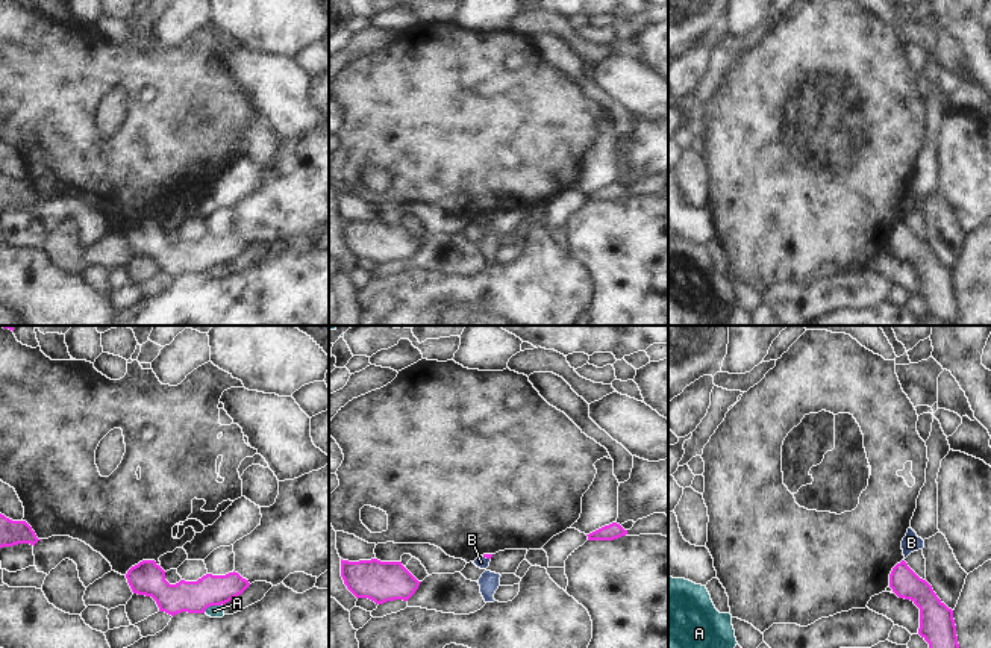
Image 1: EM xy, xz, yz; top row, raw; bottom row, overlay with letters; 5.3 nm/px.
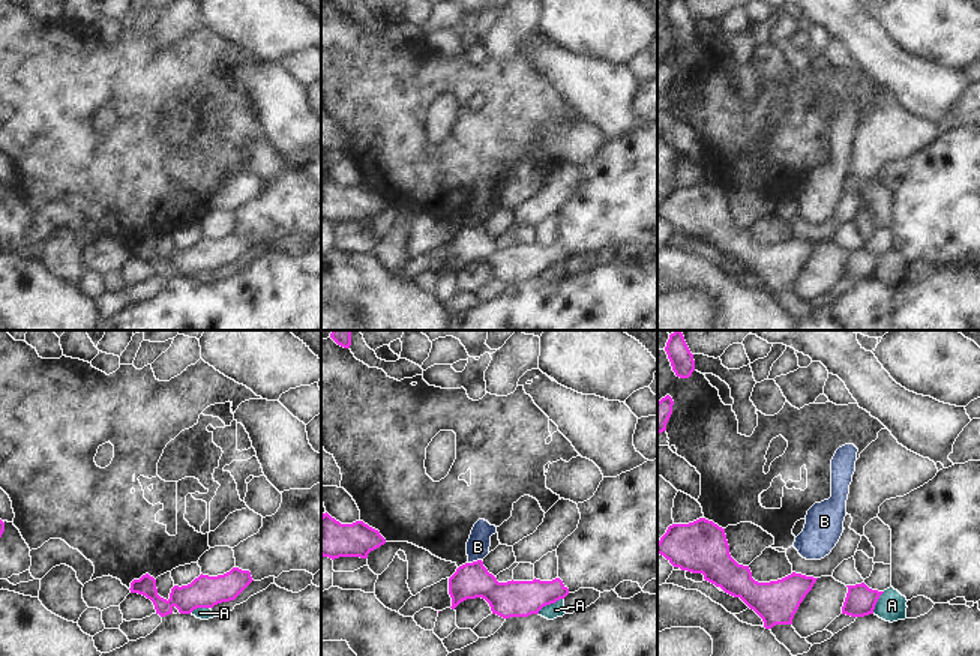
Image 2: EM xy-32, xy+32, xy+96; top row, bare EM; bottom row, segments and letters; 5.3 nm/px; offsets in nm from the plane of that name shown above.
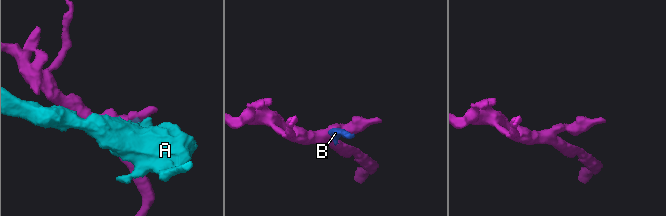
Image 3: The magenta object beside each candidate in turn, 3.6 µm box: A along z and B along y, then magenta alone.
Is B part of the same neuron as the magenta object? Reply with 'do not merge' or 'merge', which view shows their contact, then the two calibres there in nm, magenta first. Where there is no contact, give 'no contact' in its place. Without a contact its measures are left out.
do not merge; meets magenta in xz; 30 nm thick on the magenta side, 70 nm on the other

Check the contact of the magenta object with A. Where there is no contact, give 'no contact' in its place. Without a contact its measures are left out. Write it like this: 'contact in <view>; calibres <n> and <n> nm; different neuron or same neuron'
contact in xy; calibres 180 and 60 nm; different neuron

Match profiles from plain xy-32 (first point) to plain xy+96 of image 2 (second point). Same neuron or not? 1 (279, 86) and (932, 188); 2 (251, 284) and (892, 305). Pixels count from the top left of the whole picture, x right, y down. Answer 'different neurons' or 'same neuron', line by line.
1: different neurons
2: same neuron

